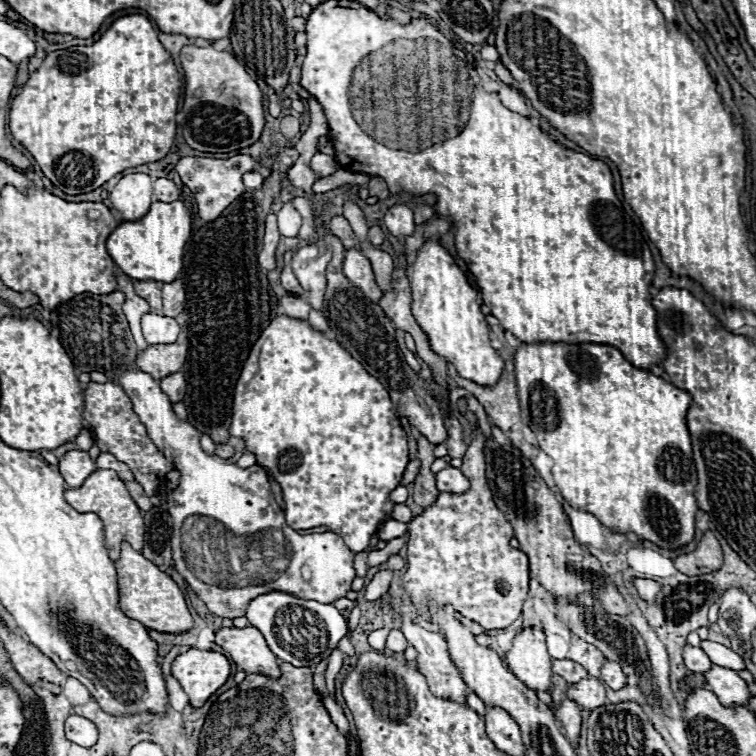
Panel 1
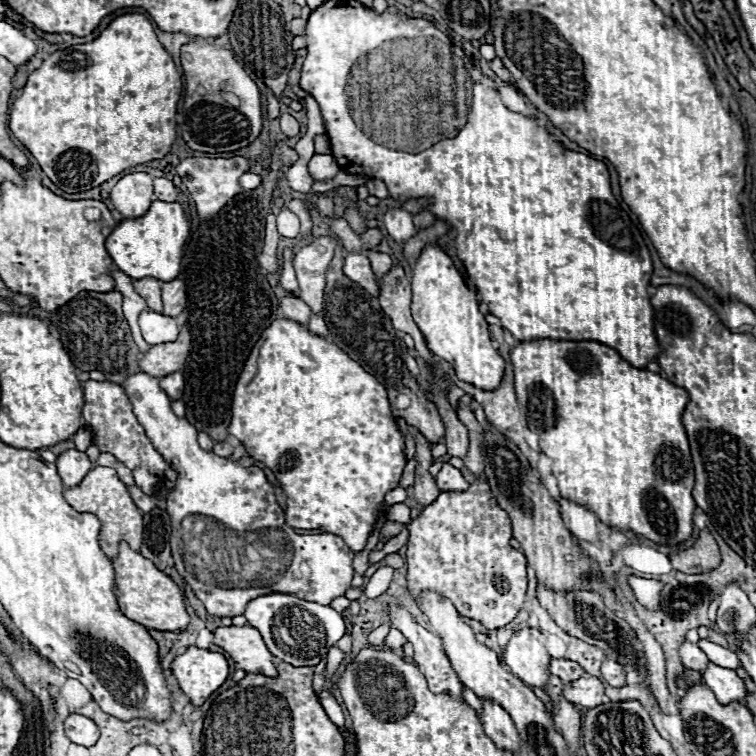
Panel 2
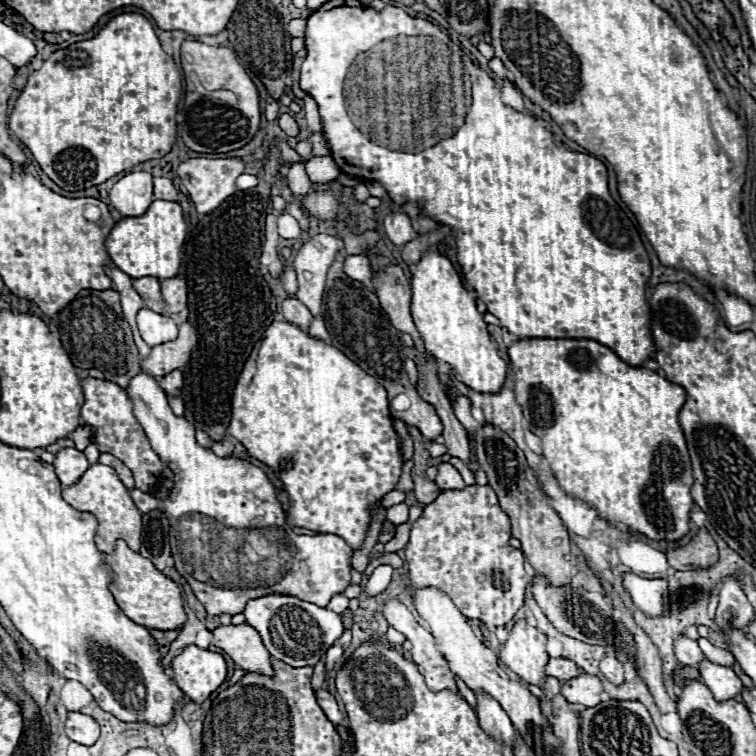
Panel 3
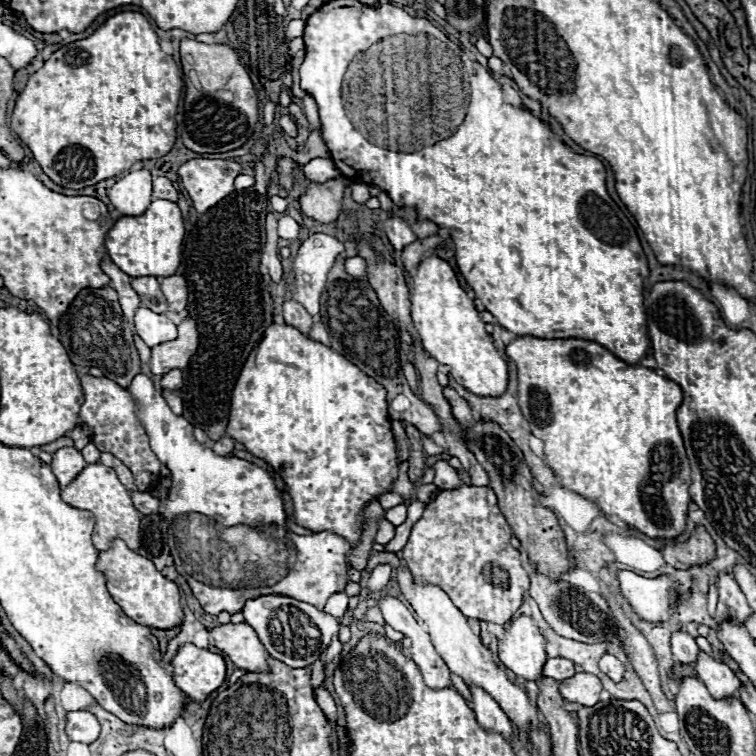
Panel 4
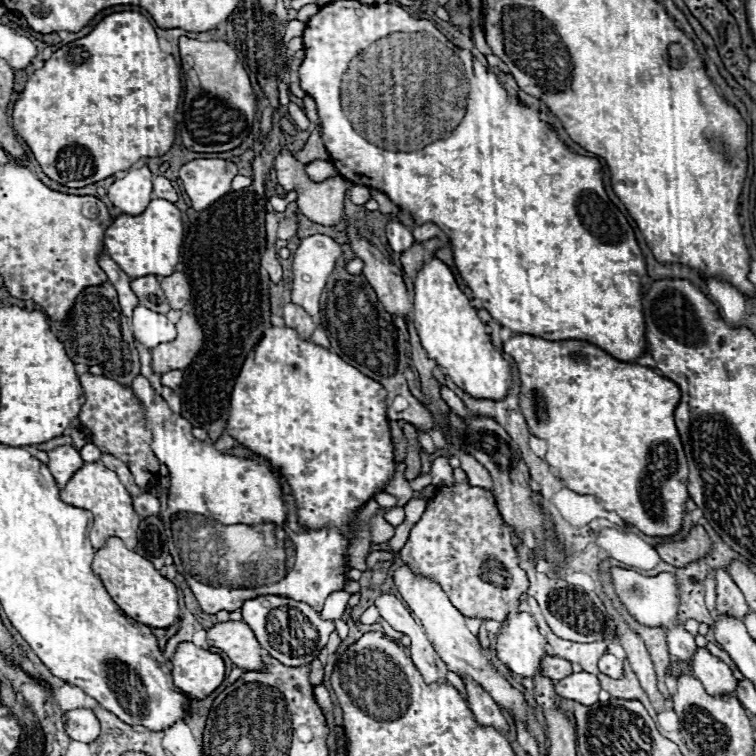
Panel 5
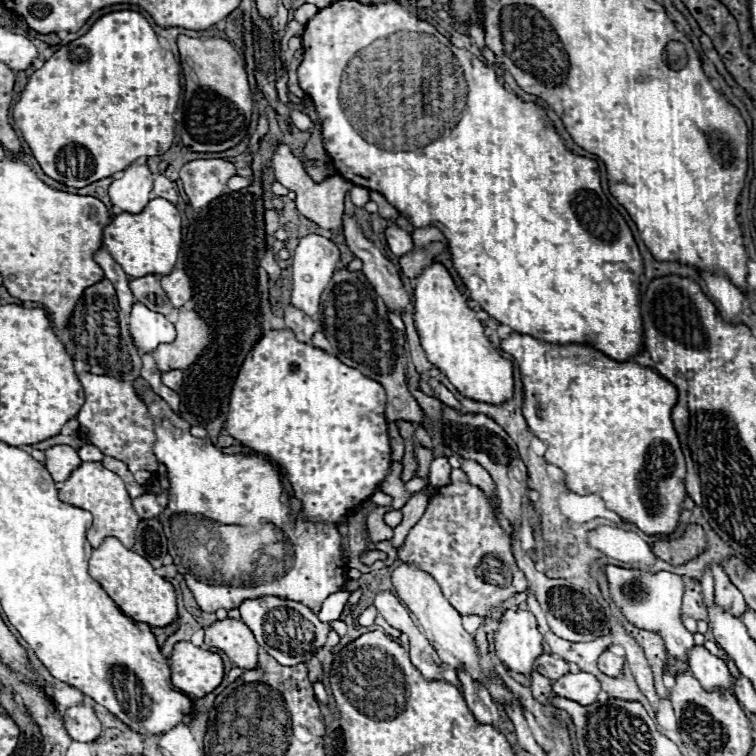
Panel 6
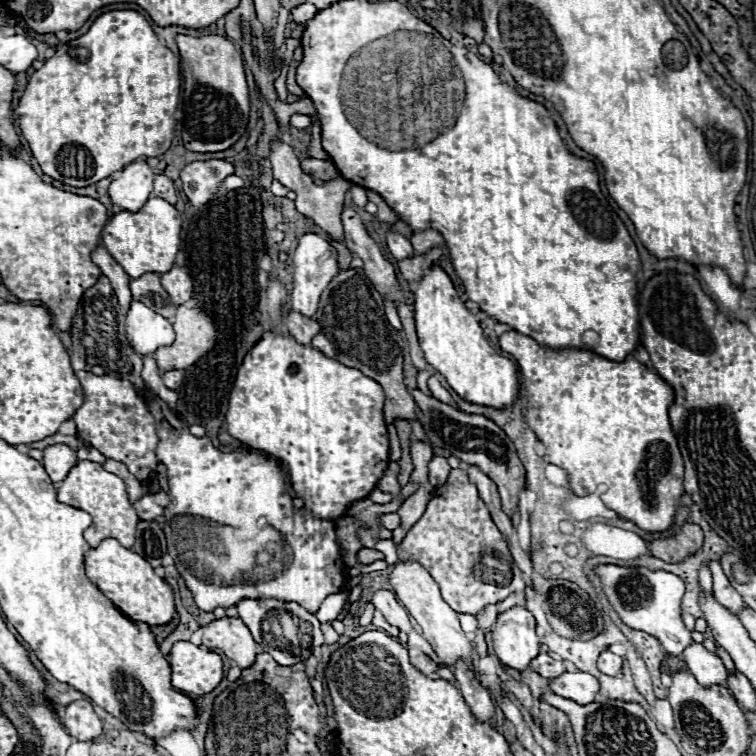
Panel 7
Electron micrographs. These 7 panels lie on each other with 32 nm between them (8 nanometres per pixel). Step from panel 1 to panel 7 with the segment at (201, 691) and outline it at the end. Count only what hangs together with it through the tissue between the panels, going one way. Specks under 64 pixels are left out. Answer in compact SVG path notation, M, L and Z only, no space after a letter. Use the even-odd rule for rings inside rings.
M176 642L168 660L172 666L172 686L190 696L204 696L222 682L222 658L190 642Z

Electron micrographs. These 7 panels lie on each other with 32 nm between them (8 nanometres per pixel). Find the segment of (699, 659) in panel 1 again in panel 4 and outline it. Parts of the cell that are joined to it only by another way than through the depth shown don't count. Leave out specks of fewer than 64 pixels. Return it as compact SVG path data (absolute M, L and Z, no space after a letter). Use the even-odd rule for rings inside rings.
M684 630L672 634L672 656L680 664L694 664L698 660L698 644L692 636L688 636Z

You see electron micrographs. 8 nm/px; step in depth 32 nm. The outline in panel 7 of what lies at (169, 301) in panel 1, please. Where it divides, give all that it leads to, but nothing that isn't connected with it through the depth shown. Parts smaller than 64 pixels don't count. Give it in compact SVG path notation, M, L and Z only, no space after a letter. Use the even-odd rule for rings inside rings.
M174 266L170 272L162 274L162 286L166 288L166 292L170 294L170 300L176 306L180 306L186 300L190 300L190 294L192 294L192 278L186 272L186 268Z

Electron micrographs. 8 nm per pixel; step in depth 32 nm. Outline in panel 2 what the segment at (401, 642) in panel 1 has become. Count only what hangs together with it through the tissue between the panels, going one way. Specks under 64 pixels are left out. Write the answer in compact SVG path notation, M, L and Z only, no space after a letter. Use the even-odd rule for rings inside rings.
M390 628L390 634L386 636L386 648L390 648L390 650L402 650L404 644L406 644L406 638L402 636L402 632L398 632L396 628Z

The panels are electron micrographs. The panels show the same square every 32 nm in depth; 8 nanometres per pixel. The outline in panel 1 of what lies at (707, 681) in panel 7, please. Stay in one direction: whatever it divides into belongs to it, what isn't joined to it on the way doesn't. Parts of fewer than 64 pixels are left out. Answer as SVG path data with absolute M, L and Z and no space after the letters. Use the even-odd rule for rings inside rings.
M712 666L712 670L704 676L708 680L708 688L718 696L724 706L748 706L752 694L748 690L748 684L738 676L738 672L722 666Z

